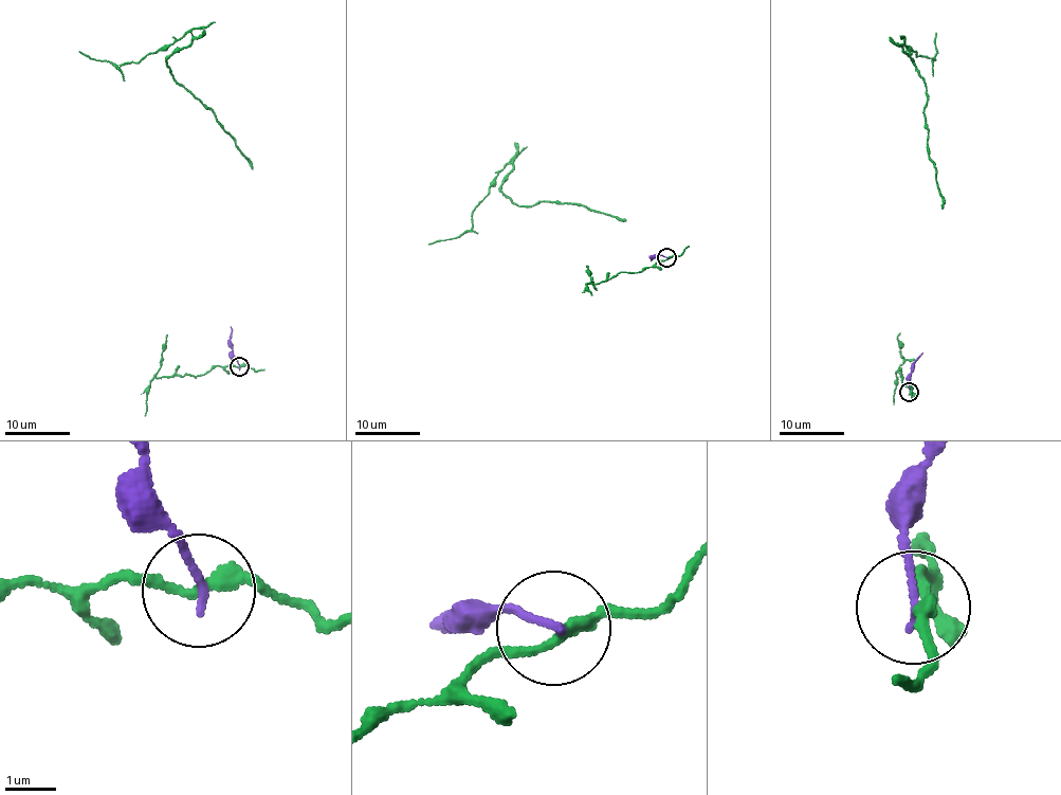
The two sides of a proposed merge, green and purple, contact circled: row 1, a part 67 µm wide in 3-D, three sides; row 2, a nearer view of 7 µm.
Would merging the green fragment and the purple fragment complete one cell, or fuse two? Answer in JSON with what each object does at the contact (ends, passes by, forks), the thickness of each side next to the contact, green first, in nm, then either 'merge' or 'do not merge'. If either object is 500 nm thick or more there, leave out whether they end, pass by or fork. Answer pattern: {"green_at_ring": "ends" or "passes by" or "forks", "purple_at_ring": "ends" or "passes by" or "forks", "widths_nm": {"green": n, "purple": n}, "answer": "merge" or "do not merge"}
{"green_at_ring": "passes by", "purple_at_ring": "ends", "widths_nm": {"green": 240, "purple": 160}, "answer": "do not merge"}

